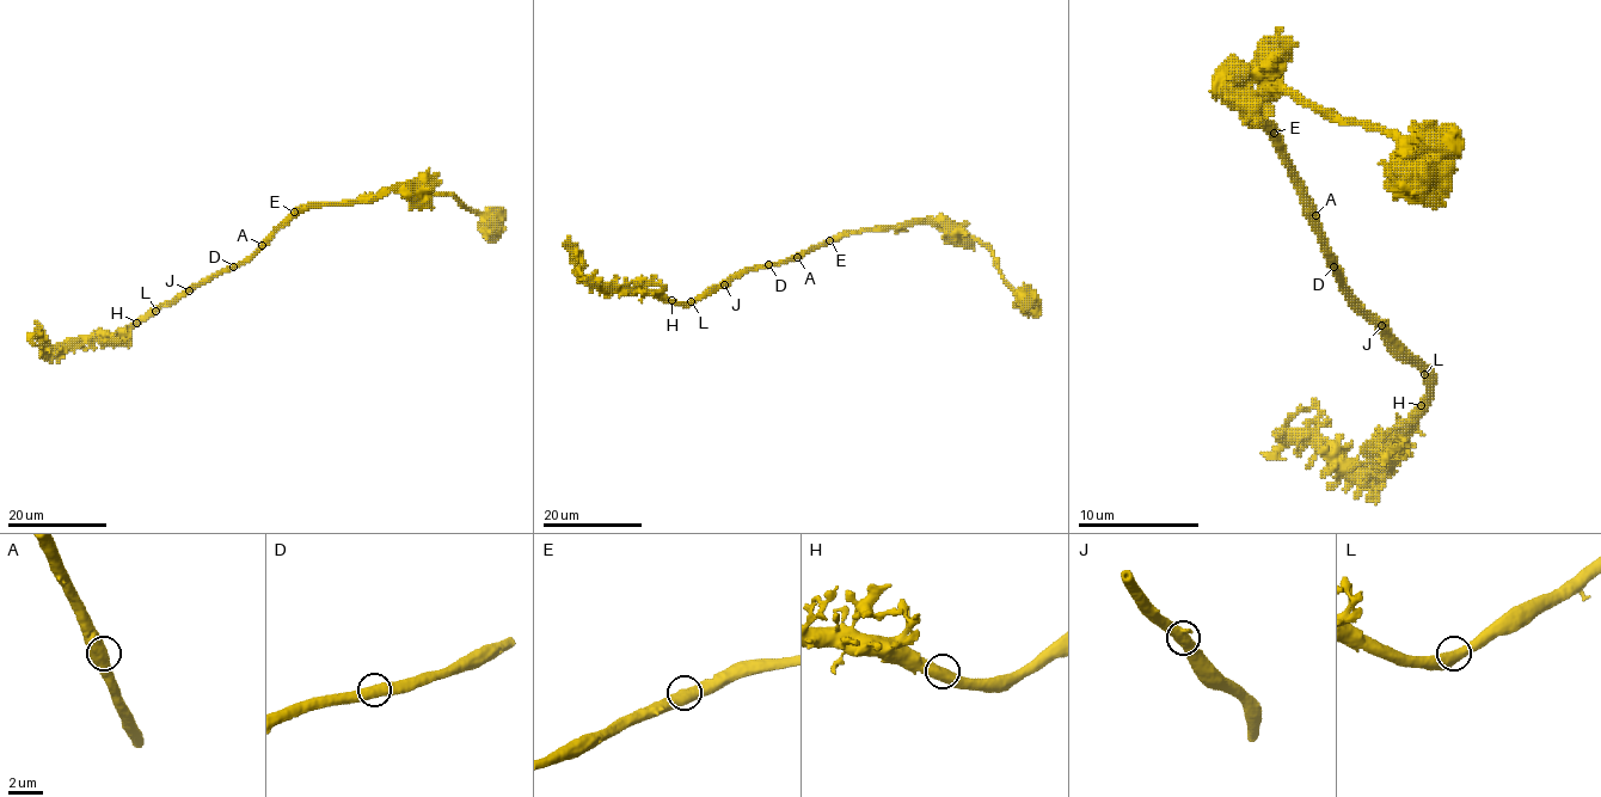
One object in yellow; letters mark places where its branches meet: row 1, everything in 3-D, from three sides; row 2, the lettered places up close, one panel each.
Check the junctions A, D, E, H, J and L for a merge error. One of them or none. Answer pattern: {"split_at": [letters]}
{"split_at": []}

